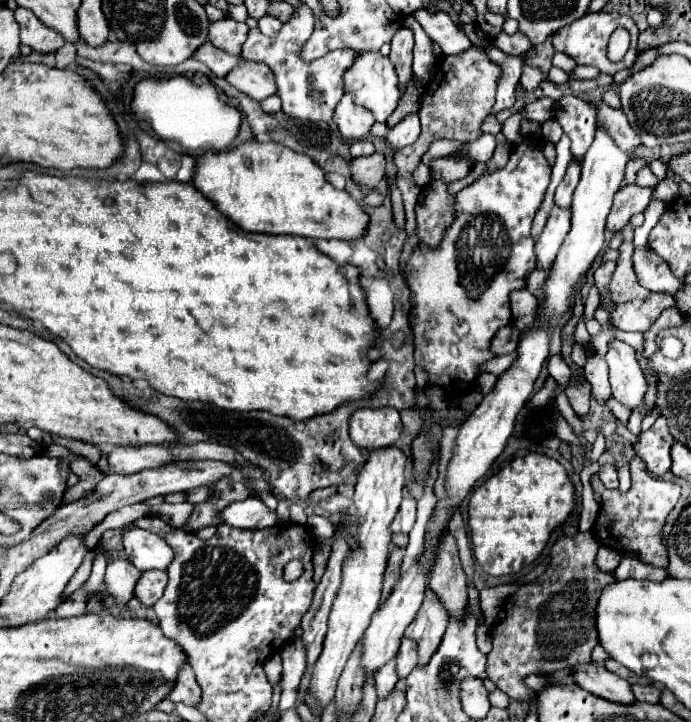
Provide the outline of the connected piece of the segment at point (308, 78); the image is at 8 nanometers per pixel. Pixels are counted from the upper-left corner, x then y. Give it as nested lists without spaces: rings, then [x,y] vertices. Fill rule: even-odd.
[[[300,5],[294,9],[290,21],[284,23],[282,29],[278,31],[278,35],[274,35],[274,37],[262,35],[258,27],[250,29],[248,39],[242,47],[242,57],[248,61],[264,63],[272,69],[272,73],[276,75],[278,97],[282,99],[282,109],[286,115],[296,117],[296,119],[308,119],[308,121],[330,121],[336,103],[344,95],[342,75],[346,69],[352,67],[352,61],[356,61],[356,57],[360,53],[352,51],[352,49],[336,49],[312,63],[302,61],[300,49],[306,43],[306,39],[312,35],[314,23],[314,15],[308,9],[308,5]],[[312,89],[318,91],[320,97],[314,97]]]

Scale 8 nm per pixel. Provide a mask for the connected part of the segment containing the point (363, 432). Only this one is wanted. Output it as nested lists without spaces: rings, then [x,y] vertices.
[[[392,407],[358,409],[350,417],[350,437],[362,451],[396,445],[402,429],[400,413]]]

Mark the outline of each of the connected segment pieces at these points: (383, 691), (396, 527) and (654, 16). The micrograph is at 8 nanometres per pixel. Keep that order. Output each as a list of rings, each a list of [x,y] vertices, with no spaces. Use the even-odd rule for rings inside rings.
[[[392,659],[390,663],[386,663],[386,665],[378,671],[378,675],[376,675],[374,681],[376,681],[376,693],[378,693],[378,699],[384,699],[384,697],[388,697],[388,695],[392,693],[394,685],[396,685],[396,681],[398,681],[396,669],[394,669],[394,659]]]
[[[406,497],[402,501],[402,505],[400,505],[400,509],[398,509],[398,513],[396,513],[390,529],[392,529],[392,533],[396,533],[396,531],[408,533],[412,529],[414,521],[416,521],[416,499]]]
[[[650,7],[650,9],[648,9],[648,13],[646,13],[646,17],[648,17],[648,25],[656,29],[656,27],[660,27],[660,25],[662,25],[662,21],[664,21],[666,13],[664,13],[664,9],[662,9],[662,7]]]

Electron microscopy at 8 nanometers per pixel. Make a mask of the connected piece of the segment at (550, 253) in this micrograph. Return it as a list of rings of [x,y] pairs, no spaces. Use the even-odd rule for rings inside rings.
[[[554,205],[546,221],[546,227],[540,235],[540,241],[536,241],[538,267],[550,267],[554,263],[554,257],[560,245],[564,243],[568,229],[570,229],[570,207],[560,209],[558,205]]]

